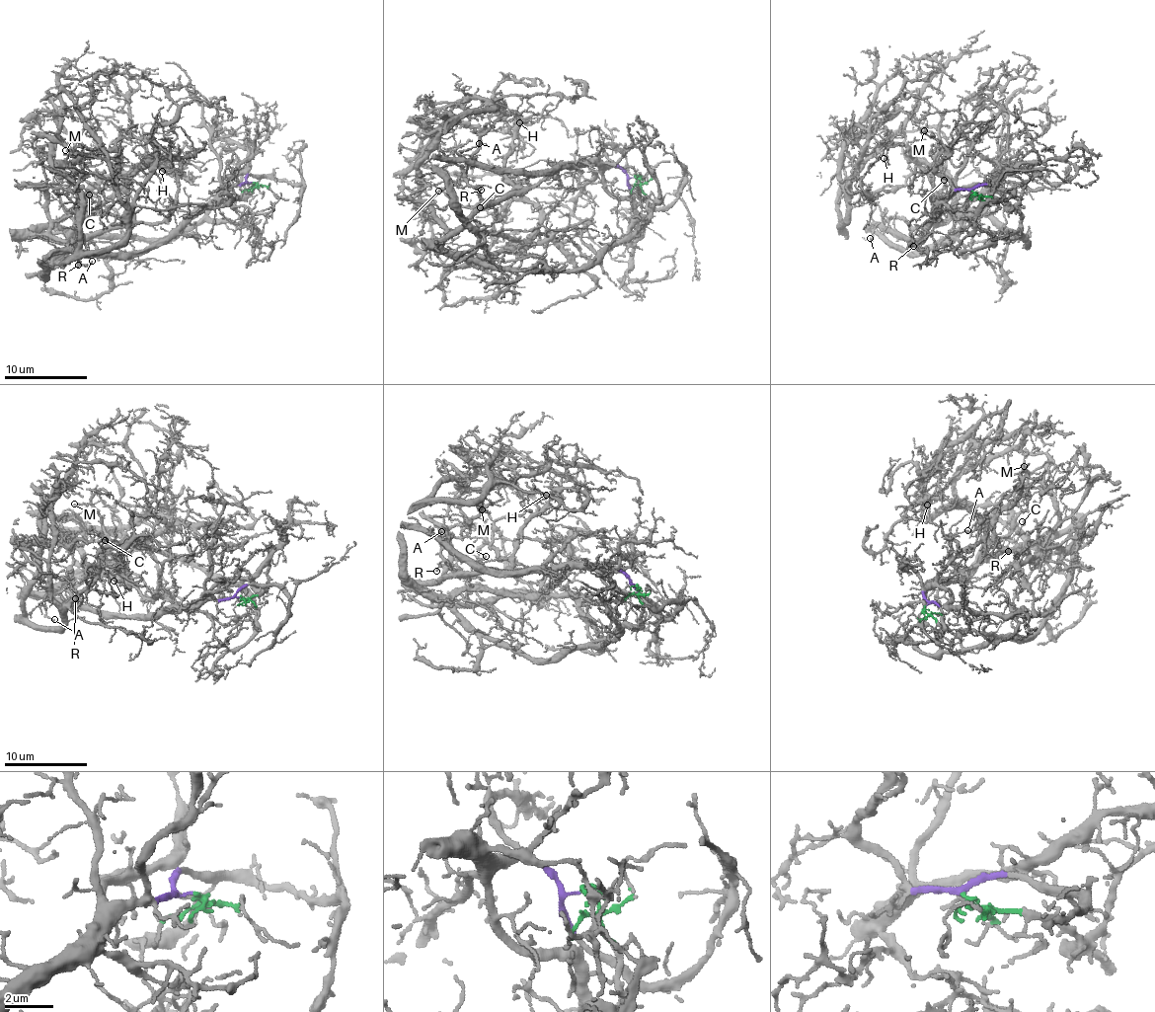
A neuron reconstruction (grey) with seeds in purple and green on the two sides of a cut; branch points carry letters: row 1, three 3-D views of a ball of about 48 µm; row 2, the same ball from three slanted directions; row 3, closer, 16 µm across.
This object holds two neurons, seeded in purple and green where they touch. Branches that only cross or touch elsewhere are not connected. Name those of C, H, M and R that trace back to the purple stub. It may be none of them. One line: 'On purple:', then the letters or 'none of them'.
On purple: none of them

